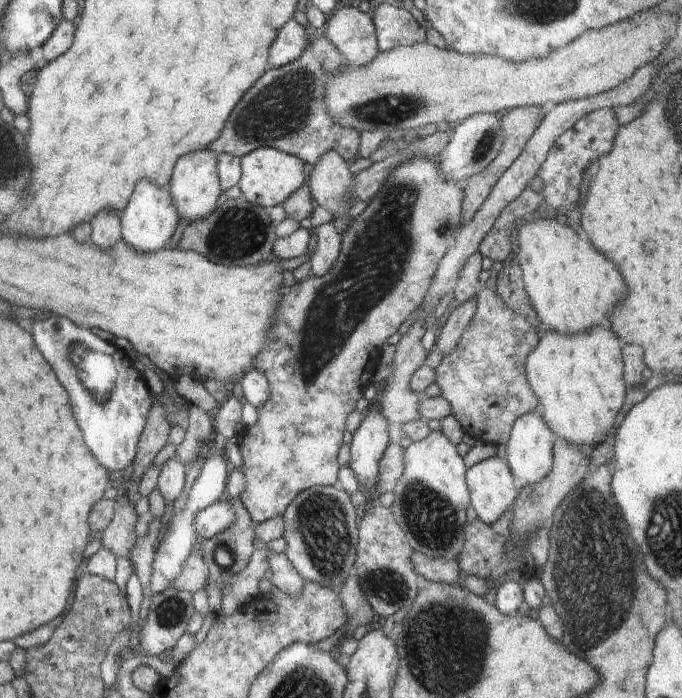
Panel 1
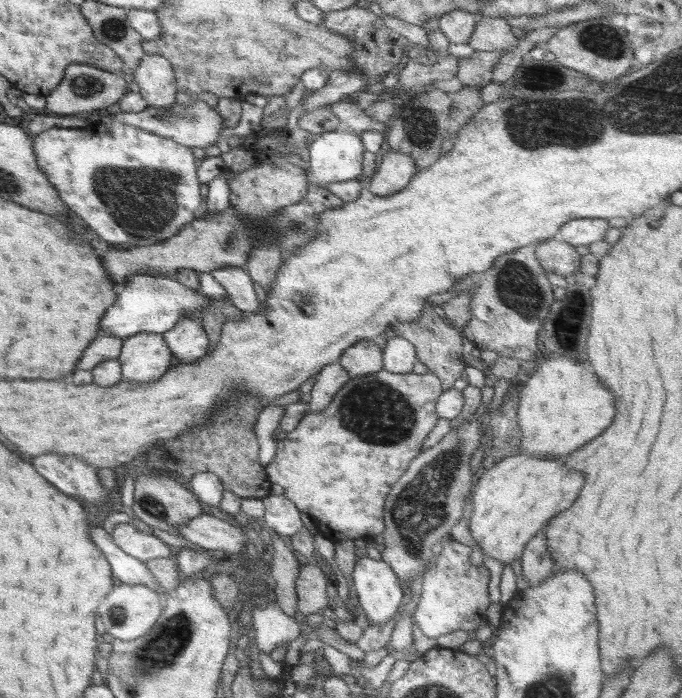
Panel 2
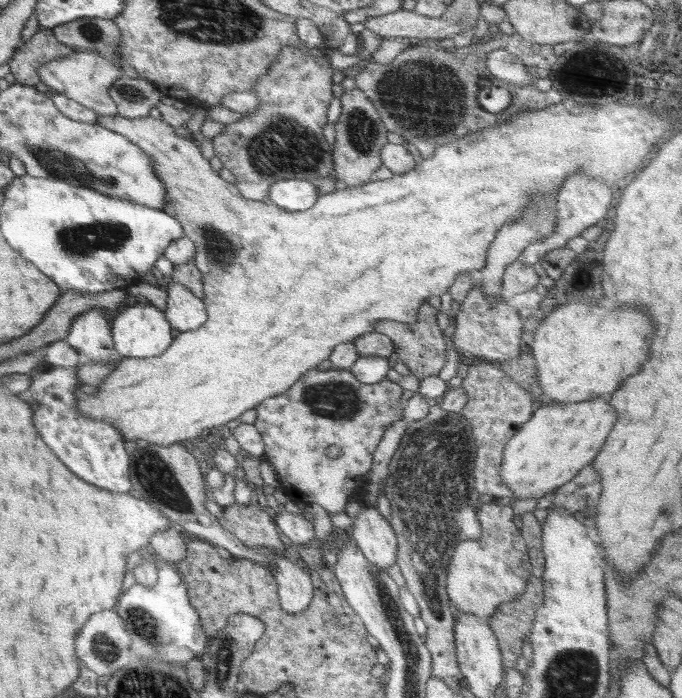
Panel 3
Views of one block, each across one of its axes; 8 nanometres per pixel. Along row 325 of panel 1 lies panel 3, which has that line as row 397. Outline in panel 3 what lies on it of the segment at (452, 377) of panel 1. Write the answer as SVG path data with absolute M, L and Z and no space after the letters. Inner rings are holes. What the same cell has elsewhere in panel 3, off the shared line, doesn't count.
M481 360L478 366L470 366L461 387L466 391L469 401L460 413L470 421L472 434L476 439L473 487L478 494L488 494L494 498L505 496L514 498L512 490L506 486L500 476L502 457L506 443L518 432L522 424L526 424L526 420L530 420L533 414L532 392L507 378L498 364L485 360Z

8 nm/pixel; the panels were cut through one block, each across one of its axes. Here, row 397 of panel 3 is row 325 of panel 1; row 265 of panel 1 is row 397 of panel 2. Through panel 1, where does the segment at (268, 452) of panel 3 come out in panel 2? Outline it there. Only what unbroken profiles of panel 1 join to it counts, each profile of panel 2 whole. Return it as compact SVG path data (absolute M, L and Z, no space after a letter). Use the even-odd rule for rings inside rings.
M380 370L348 379L326 408L304 414L298 426L276 446L278 450L272 462L265 467L269 480L280 485L283 495L301 512L310 515L318 532L334 543L354 540L366 534L381 534L385 529L383 508L386 494L404 474L408 464L421 453L422 440L436 426L439 418L435 406L442 392L441 380L432 373L393 374Z

